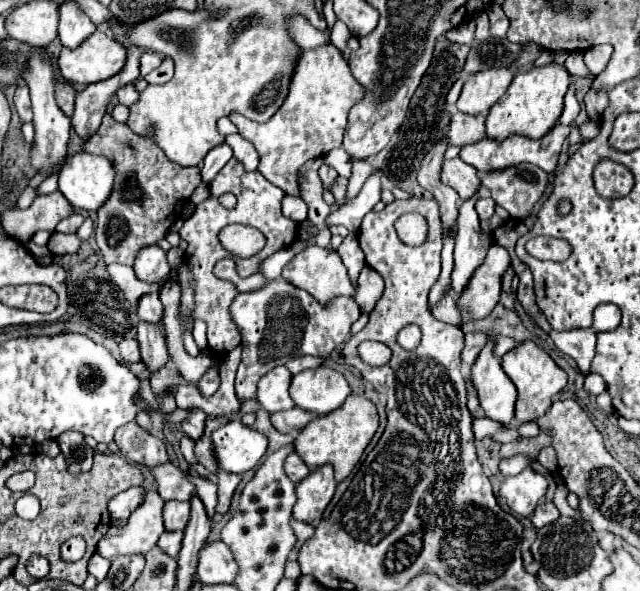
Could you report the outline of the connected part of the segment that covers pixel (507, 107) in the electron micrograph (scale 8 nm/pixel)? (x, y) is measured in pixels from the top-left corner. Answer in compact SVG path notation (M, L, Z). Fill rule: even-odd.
M546 64L546 66L532 66L528 70L522 70L514 76L512 84L508 86L506 94L494 108L490 108L486 118L486 136L502 140L510 134L522 134L530 138L544 136L562 114L562 98L568 90L570 74L562 64Z

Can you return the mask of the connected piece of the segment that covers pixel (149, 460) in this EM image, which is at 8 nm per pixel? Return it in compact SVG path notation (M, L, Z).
M136 422L118 428L118 432L114 434L114 442L130 462L142 460L142 464L154 466L168 460L164 442L160 438L154 438L148 430L140 428Z

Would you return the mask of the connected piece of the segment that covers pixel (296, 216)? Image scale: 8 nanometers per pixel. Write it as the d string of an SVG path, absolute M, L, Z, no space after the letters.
M284 196L282 212L286 218L290 218L294 222L304 222L306 214L308 214L308 206L304 204L304 200L300 196Z

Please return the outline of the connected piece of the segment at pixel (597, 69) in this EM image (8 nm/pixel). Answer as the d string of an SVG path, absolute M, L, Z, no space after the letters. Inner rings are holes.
M600 44L600 46L594 46L594 48L588 48L586 54L584 54L584 64L588 66L588 70L592 74L600 74L606 64L610 62L610 56L612 56L612 46L610 44Z

